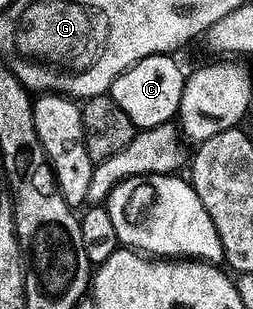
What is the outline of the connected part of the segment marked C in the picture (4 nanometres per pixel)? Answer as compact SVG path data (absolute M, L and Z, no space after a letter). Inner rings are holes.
M159 54L150 56L134 68L122 72L118 80L114 80L110 97L134 120L137 131L153 130L159 126L167 126L177 121L182 104L182 96L186 79L186 71L176 63L175 57Z

